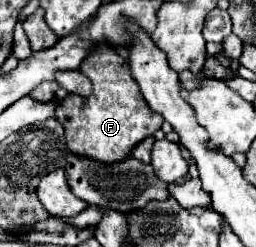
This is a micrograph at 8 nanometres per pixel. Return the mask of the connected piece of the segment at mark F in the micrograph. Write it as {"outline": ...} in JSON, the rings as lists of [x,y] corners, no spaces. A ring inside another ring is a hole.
{"outline":[[[104,43],[86,57],[80,71],[92,81],[92,95],[68,95],[62,99],[56,111],[56,119],[66,131],[68,151],[100,163],[118,163],[120,159],[128,159],[130,151],[142,139],[154,135],[160,129],[164,123],[162,115],[154,113],[144,101],[136,79],[130,75],[130,65],[126,59]]]}

